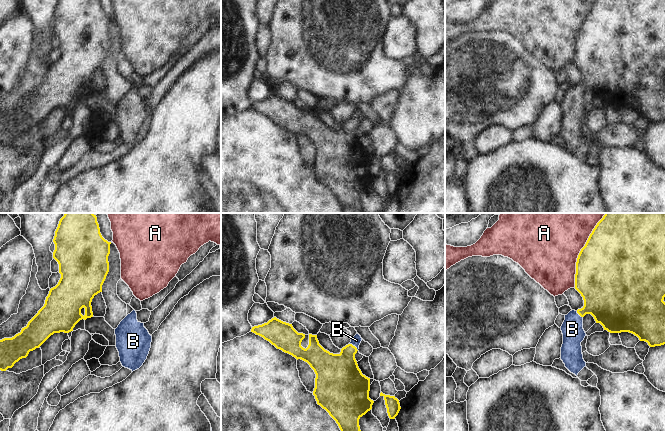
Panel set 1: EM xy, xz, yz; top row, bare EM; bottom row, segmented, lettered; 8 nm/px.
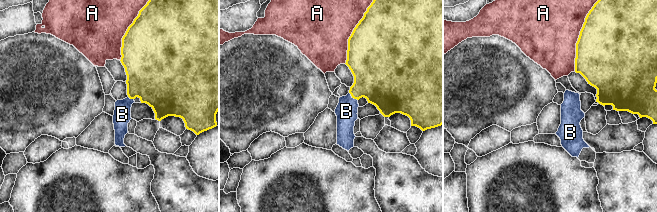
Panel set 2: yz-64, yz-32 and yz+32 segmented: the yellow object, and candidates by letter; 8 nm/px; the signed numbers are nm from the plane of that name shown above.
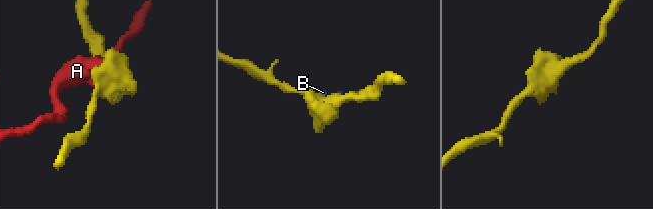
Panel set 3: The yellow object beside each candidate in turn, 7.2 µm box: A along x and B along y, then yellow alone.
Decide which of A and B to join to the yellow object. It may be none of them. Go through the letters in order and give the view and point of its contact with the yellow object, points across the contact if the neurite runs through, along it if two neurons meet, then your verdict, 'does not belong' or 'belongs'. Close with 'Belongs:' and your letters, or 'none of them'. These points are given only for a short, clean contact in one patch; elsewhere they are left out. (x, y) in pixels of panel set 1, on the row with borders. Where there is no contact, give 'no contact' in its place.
A: meets yellow in yz at (581, 250); does not belong
B: meets yellow in xz at (354, 346); runs through xz (339, 373), (354, 346), (356, 340); belongs
Belongs: B

